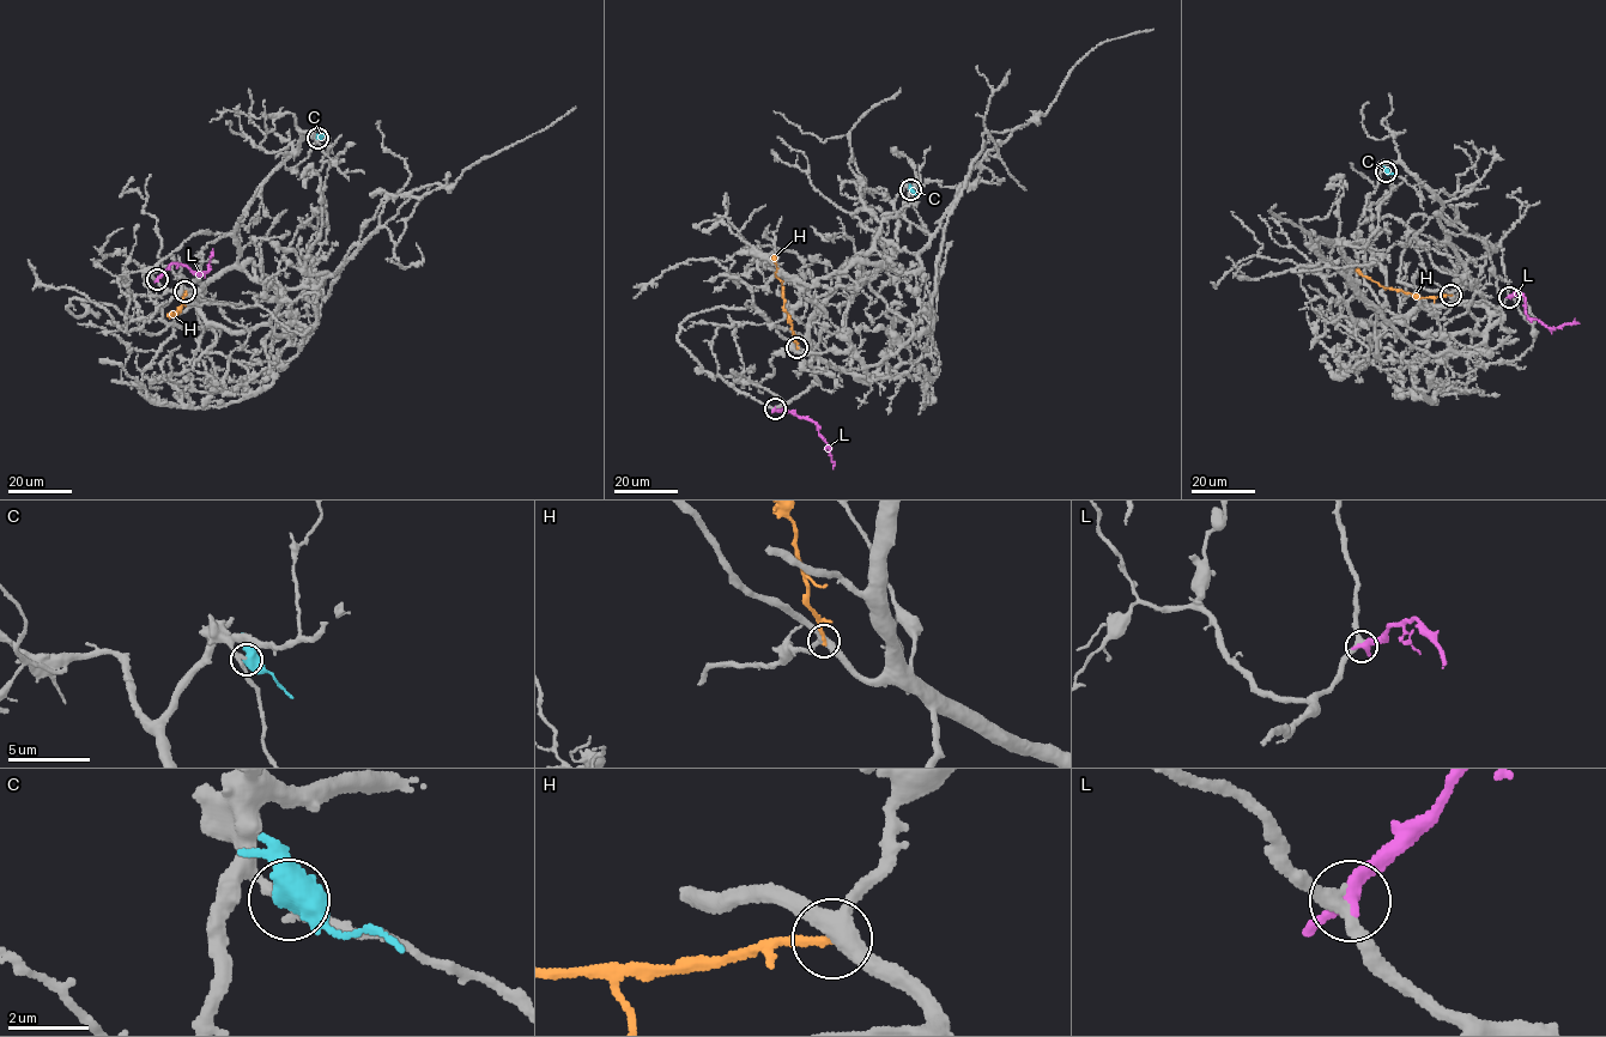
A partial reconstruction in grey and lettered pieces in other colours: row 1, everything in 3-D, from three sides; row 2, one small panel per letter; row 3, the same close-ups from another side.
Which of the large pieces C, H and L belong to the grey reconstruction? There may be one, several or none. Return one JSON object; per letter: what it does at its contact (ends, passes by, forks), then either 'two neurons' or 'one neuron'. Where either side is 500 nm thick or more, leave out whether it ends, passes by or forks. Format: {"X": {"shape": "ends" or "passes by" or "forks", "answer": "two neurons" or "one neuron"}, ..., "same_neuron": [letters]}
{"C": {"shape": "passes by", "answer": "two neurons"}, "H": {"shape": "ends", "answer": "two neurons"}, "L": {"shape": "passes by", "answer": "two neurons"}, "same_neuron": []}

